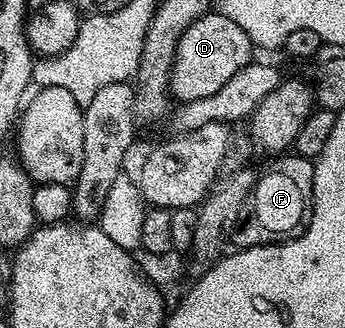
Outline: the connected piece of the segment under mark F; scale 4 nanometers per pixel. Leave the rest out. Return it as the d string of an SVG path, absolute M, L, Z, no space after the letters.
M284 153L273 159L276 160L273 161L272 168L257 178L251 195L238 213L238 221L230 232L233 248L263 247L265 243L282 243L297 234L298 228L309 214L314 189L313 160L295 153Z

